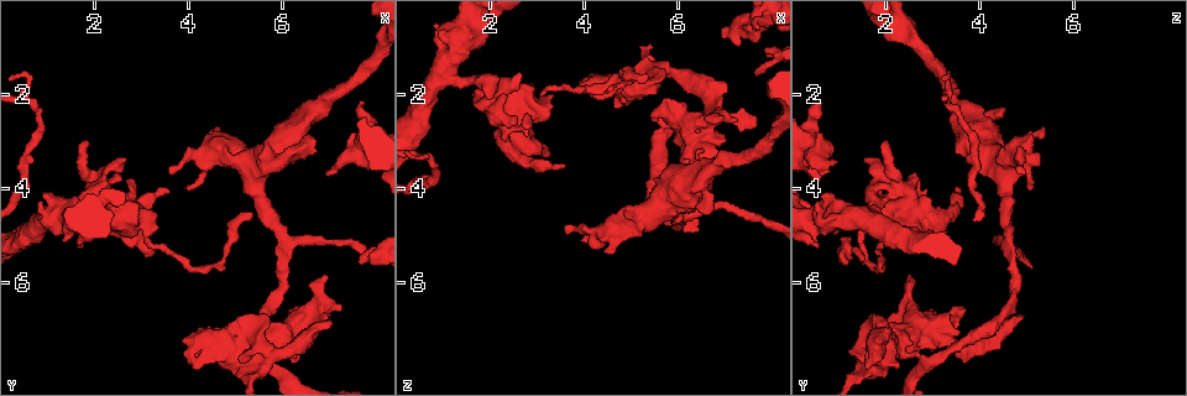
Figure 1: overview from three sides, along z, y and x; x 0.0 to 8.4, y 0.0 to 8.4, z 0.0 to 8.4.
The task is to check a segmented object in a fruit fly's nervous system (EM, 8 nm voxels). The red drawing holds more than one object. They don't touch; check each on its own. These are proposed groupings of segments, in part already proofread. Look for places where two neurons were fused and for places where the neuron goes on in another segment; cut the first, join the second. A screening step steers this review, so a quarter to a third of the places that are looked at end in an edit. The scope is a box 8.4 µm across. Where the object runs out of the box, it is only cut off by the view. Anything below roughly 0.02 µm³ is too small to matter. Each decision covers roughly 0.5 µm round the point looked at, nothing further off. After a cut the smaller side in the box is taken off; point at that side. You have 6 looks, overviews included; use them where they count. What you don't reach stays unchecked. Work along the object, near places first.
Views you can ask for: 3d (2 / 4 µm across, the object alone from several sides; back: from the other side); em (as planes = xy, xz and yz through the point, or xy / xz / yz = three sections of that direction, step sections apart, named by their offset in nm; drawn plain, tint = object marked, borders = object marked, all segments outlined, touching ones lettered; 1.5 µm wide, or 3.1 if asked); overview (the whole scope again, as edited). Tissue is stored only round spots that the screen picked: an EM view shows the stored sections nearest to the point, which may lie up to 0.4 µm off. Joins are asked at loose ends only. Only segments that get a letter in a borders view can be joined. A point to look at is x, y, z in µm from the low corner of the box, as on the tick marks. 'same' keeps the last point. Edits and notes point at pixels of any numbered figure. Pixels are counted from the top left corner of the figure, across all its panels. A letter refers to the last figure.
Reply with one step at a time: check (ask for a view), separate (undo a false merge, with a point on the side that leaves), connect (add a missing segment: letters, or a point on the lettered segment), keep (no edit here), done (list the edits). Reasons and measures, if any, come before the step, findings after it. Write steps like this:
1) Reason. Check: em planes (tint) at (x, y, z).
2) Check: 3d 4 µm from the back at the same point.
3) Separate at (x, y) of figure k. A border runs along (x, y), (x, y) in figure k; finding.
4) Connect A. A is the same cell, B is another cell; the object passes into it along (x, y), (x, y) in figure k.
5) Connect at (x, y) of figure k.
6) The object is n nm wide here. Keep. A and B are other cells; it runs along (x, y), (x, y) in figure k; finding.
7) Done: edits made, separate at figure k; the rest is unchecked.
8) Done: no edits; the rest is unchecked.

Free end. Check: em xy step 8 (borders) at (1.90, 2.95, 2.10).

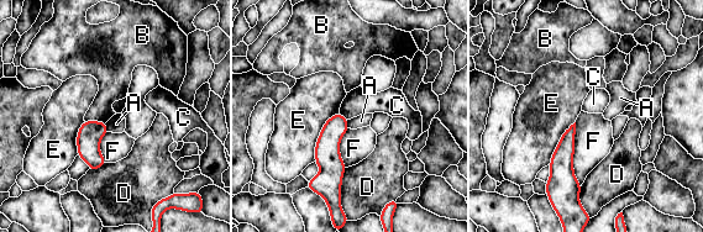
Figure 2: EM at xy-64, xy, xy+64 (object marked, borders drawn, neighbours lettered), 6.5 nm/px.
Keep. A, B, C, D, E and F are other cells; none of them fits.

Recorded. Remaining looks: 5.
Branch stops here. Check: em planes (borders) at (7.70, 2.25, 0.65).

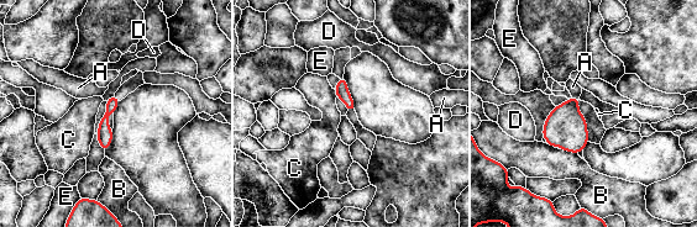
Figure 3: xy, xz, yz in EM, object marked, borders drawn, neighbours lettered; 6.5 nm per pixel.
The longest contact is with B, 120 nm. Keep. A, B, C, D and E are other cells; a border runs along (333, 89), (337, 96) in figure 3; no lettered segment goes on from it.

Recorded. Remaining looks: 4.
Thin neck. Check: em xy step 4 (tint) at (7.10, 5.15, 4.45).

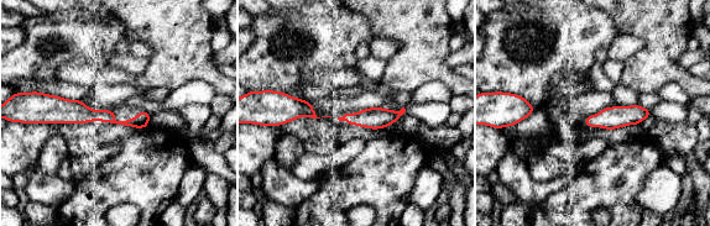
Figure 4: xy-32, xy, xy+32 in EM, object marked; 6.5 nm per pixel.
Another direction. Check: em planes (borders) at the same point.

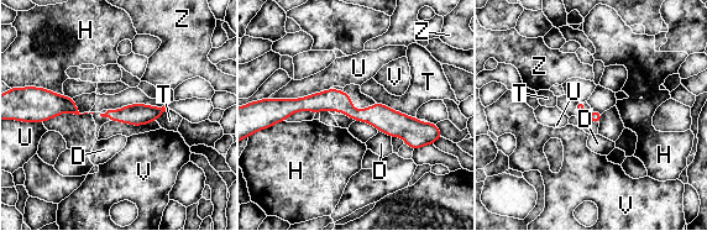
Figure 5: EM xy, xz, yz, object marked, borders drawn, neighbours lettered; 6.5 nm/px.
The object is 80 nm wide here. Keep. D, H, T, U, V and Z are other cells; a border runs along (376, 101), (415, 117) in figure 5; continuous, no second neuron.

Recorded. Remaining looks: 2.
Done: no edits; the rest is unchecked.

